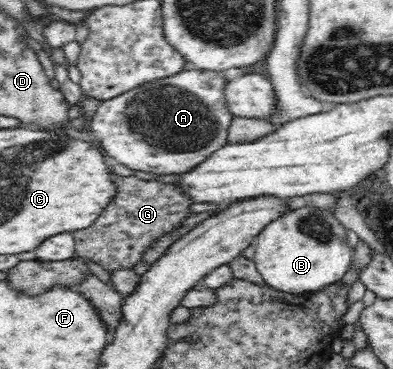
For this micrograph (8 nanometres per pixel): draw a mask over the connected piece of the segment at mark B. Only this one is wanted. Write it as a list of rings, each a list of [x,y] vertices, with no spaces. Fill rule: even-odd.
[[[317,208],[292,209],[287,215],[272,221],[255,238],[254,262],[263,281],[273,289],[291,294],[316,292],[342,279],[349,271],[354,249],[347,242],[347,229],[327,210]]]

